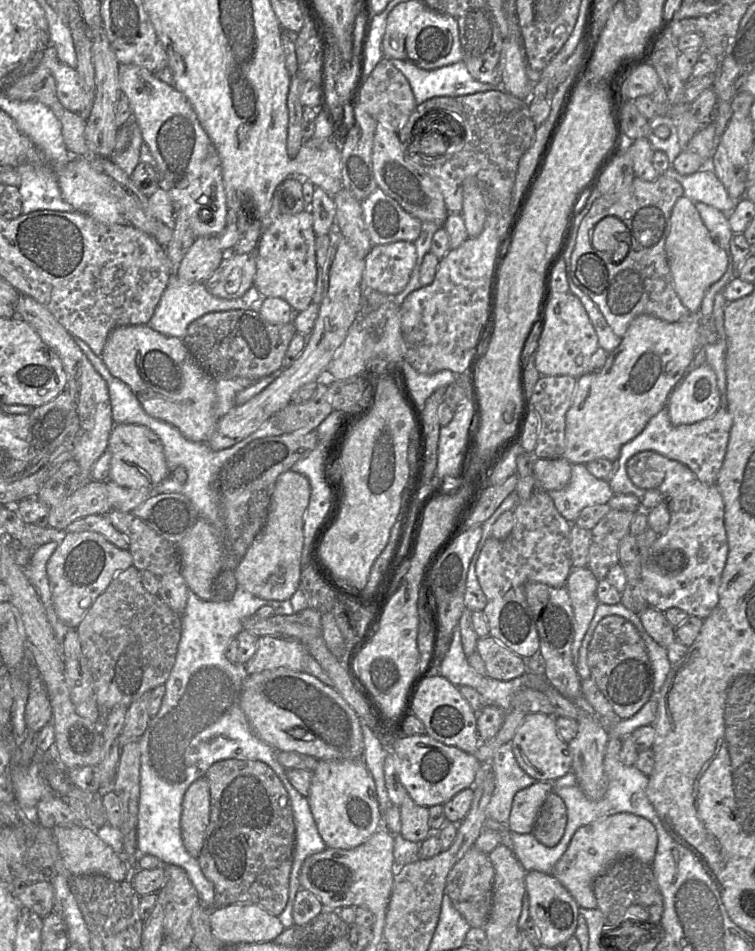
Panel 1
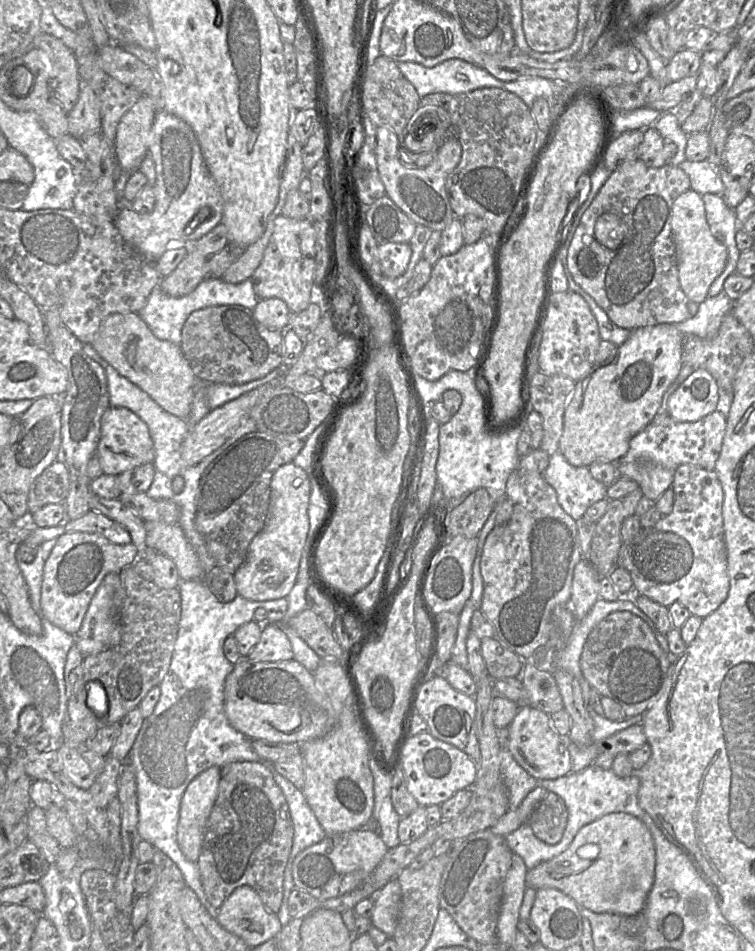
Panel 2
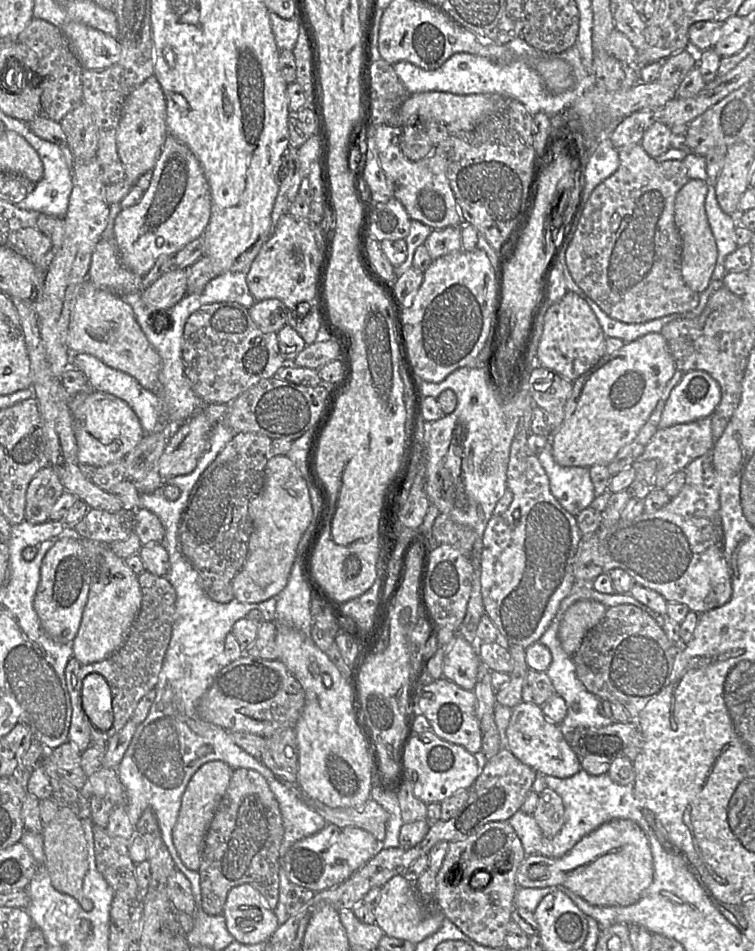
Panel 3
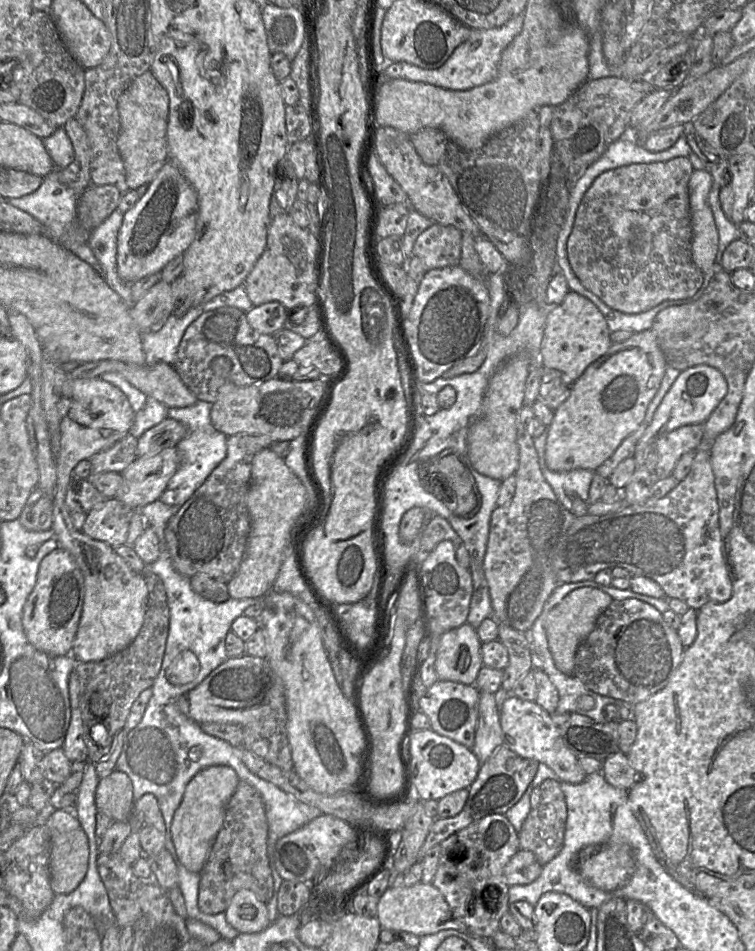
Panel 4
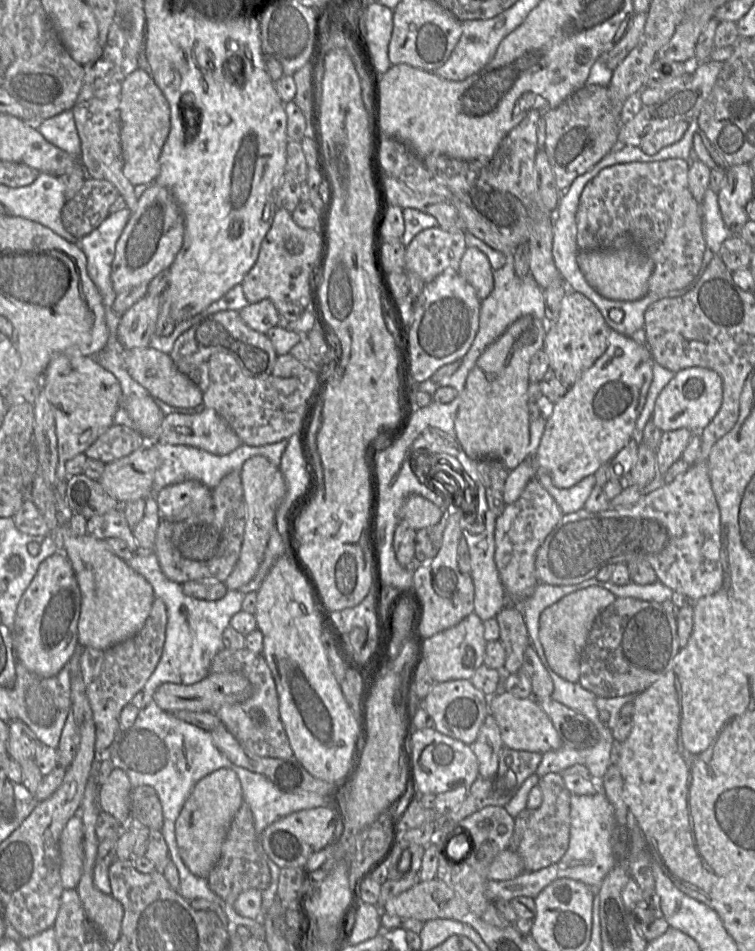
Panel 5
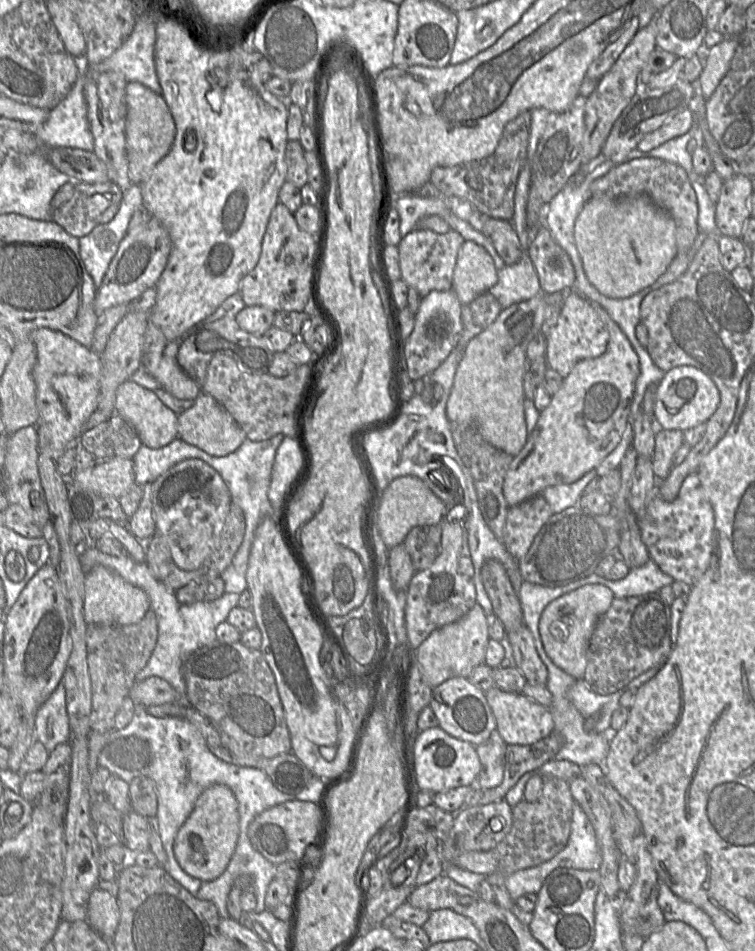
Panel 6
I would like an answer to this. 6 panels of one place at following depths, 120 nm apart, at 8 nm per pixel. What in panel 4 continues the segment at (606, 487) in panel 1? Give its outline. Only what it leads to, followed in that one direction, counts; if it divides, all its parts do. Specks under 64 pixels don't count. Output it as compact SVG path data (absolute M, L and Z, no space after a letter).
M547 430L533 439L541 472L563 506L572 513L571 497L588 502L589 489L595 471L576 469L568 472L551 471L545 462Z

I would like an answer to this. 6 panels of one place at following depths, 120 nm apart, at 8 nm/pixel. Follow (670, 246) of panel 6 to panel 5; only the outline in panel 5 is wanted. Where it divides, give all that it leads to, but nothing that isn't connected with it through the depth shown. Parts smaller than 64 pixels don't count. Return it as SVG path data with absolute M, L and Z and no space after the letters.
M629 236L618 237L608 249L579 250L577 263L587 283L601 296L616 301L636 301L648 293L654 262Z

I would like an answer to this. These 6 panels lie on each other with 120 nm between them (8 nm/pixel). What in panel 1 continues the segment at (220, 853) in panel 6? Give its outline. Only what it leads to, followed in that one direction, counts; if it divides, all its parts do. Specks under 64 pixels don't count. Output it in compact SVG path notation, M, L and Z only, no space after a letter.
M205 776L194 781L182 801L181 832L186 850L198 858L210 823L210 787Z

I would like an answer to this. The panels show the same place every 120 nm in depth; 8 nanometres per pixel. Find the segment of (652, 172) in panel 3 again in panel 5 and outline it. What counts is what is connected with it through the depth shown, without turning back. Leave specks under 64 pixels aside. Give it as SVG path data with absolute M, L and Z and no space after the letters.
M670 158L602 169L580 195L575 216L578 249L608 249L618 237L629 236L654 262L648 293L666 293L689 285L706 250L701 207L689 190L689 167L689 160Z

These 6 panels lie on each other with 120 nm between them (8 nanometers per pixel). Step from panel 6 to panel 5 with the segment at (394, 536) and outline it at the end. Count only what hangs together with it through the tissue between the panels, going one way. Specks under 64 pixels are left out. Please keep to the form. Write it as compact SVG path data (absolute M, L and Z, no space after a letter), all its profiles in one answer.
M410 494L400 510L400 521L407 522L414 530L433 526L441 517L440 508L418 494Z

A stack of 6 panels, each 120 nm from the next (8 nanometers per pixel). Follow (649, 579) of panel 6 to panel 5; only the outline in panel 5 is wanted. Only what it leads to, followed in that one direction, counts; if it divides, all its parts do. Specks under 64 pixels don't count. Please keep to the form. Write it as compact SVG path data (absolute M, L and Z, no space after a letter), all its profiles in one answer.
M590 578L580 585L580 589L589 586L599 586L612 592L616 597L633 597L646 601L662 603L667 599L671 599L673 591L662 584L659 579L656 582L639 585L629 582L626 585L615 585L609 581L599 581L596 578Z

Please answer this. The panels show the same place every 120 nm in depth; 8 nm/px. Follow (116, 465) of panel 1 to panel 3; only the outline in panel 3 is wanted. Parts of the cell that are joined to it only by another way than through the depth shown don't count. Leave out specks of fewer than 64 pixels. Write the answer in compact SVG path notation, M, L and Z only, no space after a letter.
M91 390L80 403L73 404L71 414L81 464L98 468L123 460L146 434L131 407L109 393Z

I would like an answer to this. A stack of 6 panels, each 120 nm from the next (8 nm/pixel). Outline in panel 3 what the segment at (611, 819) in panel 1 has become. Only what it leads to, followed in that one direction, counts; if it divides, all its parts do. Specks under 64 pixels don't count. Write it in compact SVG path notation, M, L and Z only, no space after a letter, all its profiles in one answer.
M613 819L599 826L564 856L528 855L516 873L519 888L565 888L597 906L629 906L644 895L653 881L654 867L648 838L638 824Z

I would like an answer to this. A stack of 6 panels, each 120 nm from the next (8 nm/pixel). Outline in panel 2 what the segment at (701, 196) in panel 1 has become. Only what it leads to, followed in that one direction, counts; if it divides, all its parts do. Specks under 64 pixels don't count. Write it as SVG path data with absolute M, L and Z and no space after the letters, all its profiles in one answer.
M708 160L688 161L678 165L690 179L690 189L700 195L708 193L721 195L723 198L724 185L714 166Z

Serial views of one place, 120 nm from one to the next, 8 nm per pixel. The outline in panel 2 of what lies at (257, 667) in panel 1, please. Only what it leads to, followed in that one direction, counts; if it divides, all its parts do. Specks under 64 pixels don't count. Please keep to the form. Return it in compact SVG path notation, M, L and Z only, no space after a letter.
M267 624L262 626L259 642L243 658L254 662L276 662L291 660L294 654L281 625Z

